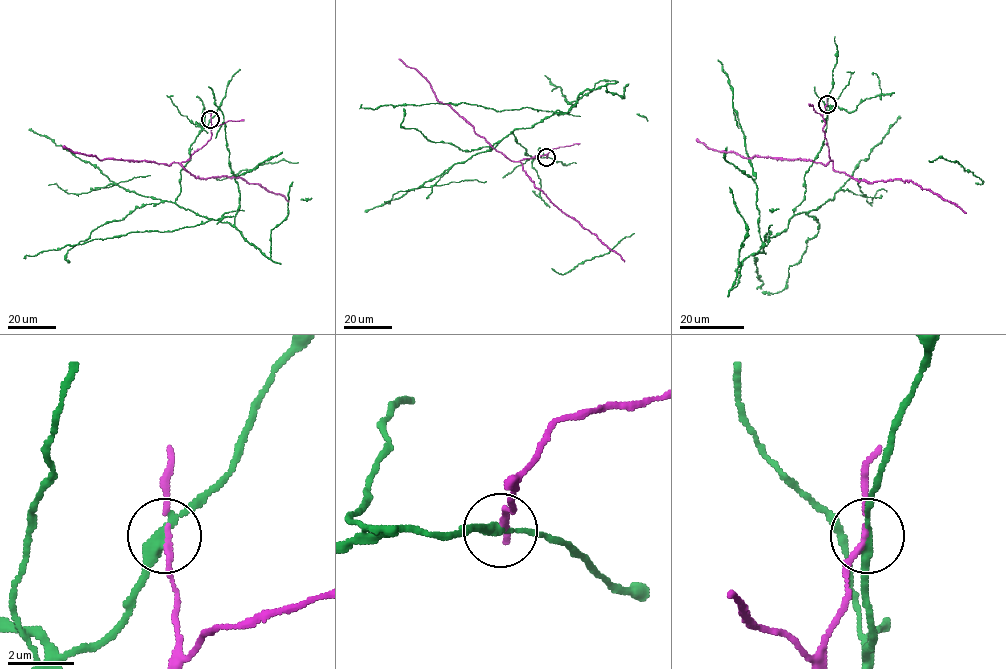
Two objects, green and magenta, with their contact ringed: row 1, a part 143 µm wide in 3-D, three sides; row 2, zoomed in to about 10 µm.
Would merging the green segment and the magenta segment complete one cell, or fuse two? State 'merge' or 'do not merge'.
do not merge

